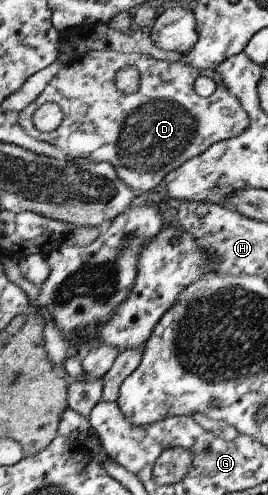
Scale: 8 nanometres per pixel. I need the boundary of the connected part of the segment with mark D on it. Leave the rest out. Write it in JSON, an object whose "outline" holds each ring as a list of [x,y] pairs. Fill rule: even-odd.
{"outline":[[[89,51],[84,53],[83,55],[78,54],[76,58],[69,60],[65,63],[59,70],[57,74],[45,84],[45,88],[39,95],[36,100],[33,102],[29,102],[27,106],[23,110],[20,110],[17,113],[17,122],[19,122],[19,128],[27,134],[27,136],[31,136],[35,140],[42,140],[43,142],[47,142],[55,146],[55,148],[59,148],[61,152],[64,154],[66,158],[75,158],[75,159],[87,159],[93,162],[101,162],[105,161],[111,164],[112,167],[115,168],[116,174],[120,177],[120,179],[127,185],[129,188],[135,190],[137,189],[139,192],[144,192],[144,194],[151,190],[151,188],[155,188],[160,182],[164,181],[164,178],[167,177],[167,174],[171,173],[172,170],[179,168],[179,166],[183,165],[185,161],[189,161],[193,157],[197,157],[199,154],[204,153],[205,150],[209,149],[209,146],[212,146],[215,142],[221,141],[227,138],[231,138],[233,136],[239,136],[241,132],[244,132],[245,129],[248,128],[250,124],[249,114],[247,114],[244,108],[241,108],[239,100],[233,96],[233,94],[229,94],[229,90],[225,88],[225,84],[221,82],[221,78],[219,78],[219,74],[217,71],[208,71],[199,69],[196,67],[189,66],[185,64],[183,61],[160,61],[154,59],[152,56],[149,56],[145,53],[120,53],[115,51]],[[123,66],[133,66],[137,72],[139,72],[139,86],[137,90],[133,92],[133,94],[121,94],[115,86],[113,86],[113,76],[115,76],[115,72],[119,70],[119,68],[123,68]],[[199,76],[207,76],[213,80],[215,83],[215,92],[207,97],[198,96],[193,91],[193,82],[195,82],[195,78],[199,78]],[[47,102],[51,102],[51,104],[57,104],[59,106],[59,110],[61,110],[62,118],[61,122],[59,122],[59,126],[55,130],[51,130],[51,132],[43,133],[39,132],[33,126],[31,122],[31,116],[33,116],[33,112],[39,108],[42,104],[47,104]]]}

